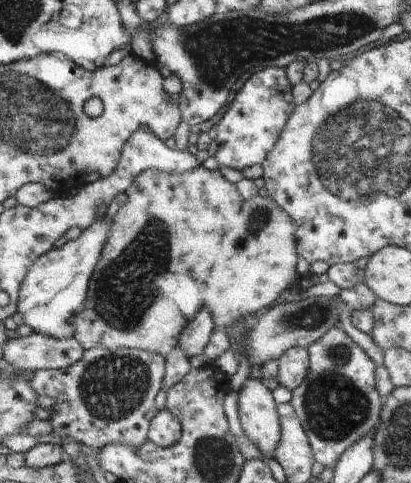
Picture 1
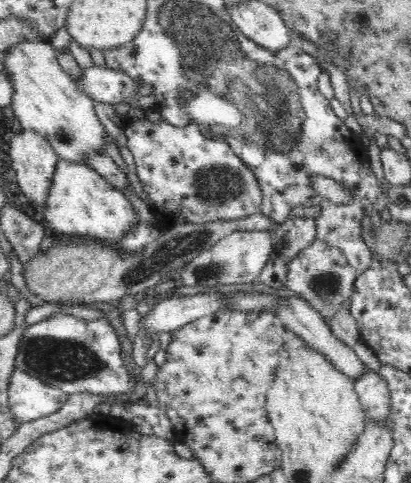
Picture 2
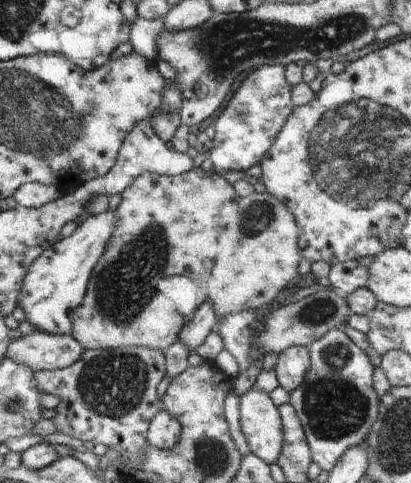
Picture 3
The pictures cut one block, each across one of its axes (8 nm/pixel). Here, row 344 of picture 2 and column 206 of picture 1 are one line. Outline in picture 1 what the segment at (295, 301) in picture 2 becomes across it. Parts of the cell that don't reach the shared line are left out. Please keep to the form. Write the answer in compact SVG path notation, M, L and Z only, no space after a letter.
M203 308L197 318L183 330L179 346L185 350L189 358L205 354L207 346L211 344L211 336L217 332L215 316L209 308Z

